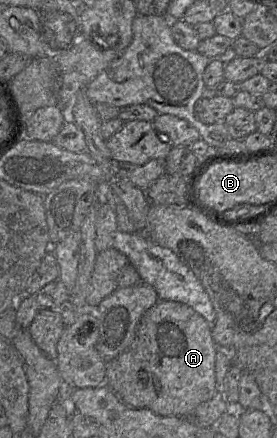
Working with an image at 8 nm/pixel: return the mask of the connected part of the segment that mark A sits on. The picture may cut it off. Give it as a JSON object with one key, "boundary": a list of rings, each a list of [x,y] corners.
{"boundary":[[[159,300],[143,314],[132,343],[120,355],[107,362],[104,384],[129,407],[149,409],[160,416],[187,417],[217,392],[216,353],[217,345],[212,337],[211,324],[186,304]]]}

